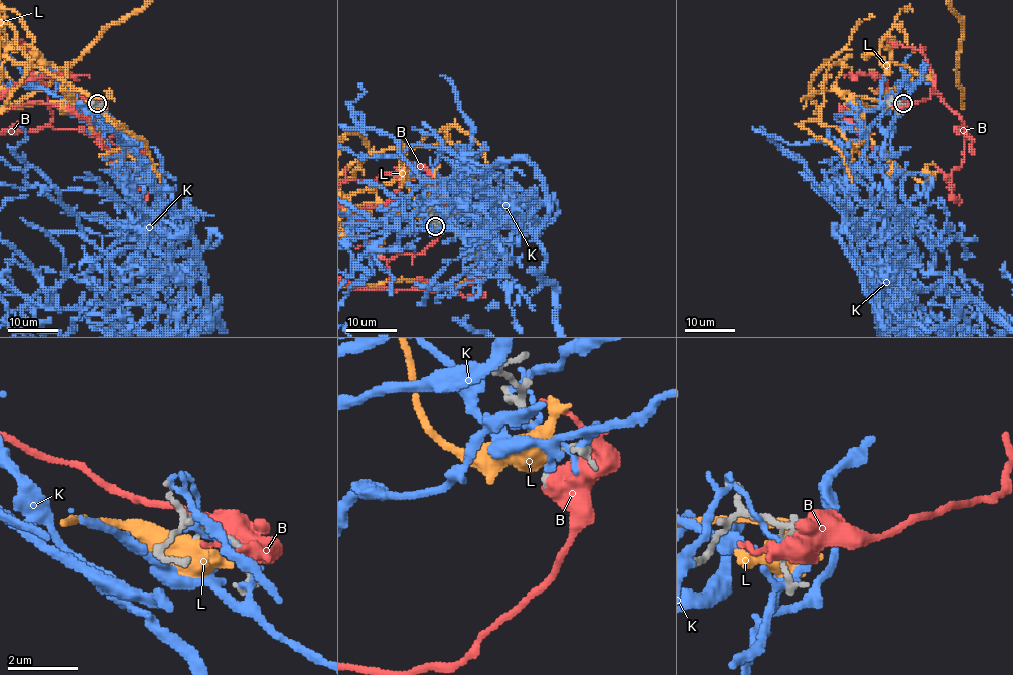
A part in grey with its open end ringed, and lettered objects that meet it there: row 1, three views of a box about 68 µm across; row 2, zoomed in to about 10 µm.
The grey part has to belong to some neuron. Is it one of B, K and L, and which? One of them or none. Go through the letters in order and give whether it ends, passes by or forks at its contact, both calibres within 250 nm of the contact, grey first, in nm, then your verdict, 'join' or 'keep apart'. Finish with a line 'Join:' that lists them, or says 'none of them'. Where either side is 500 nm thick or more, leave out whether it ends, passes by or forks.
B: 170 nm thick on the grey side, 750 nm on the other; keep apart
K: it passes by; 110 nm thick on the grey side, 100 nm on the other; keep apart
L: it forks there; 150 nm thick on the grey side, 480 nm on the other; keep apart
Join: none of them

